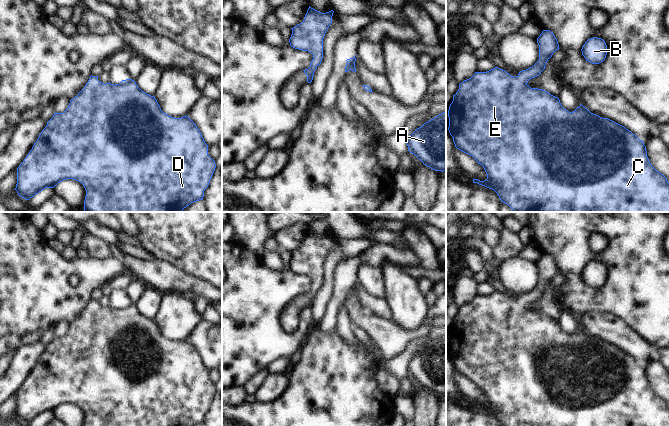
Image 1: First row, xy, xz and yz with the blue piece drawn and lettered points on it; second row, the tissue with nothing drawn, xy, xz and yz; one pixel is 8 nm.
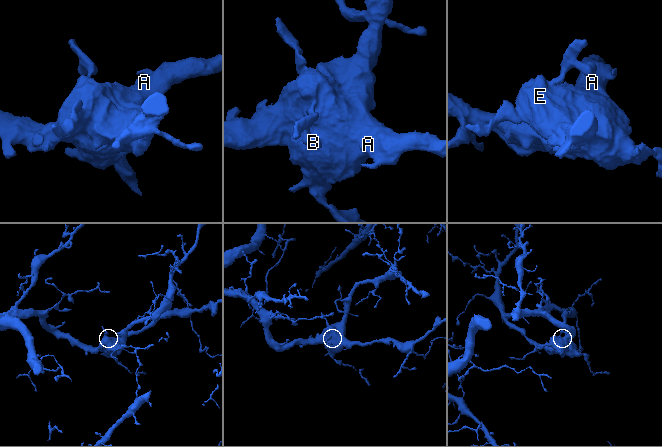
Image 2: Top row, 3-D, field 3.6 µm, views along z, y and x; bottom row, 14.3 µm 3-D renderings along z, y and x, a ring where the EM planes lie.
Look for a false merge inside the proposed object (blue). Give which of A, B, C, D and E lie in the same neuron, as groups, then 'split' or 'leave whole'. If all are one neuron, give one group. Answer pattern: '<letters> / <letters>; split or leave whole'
A B C D E; leave whole

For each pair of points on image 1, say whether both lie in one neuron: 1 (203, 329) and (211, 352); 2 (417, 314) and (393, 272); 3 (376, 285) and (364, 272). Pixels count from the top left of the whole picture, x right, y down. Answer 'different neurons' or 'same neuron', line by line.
1: same neuron
2: same neuron
3: same neuron

